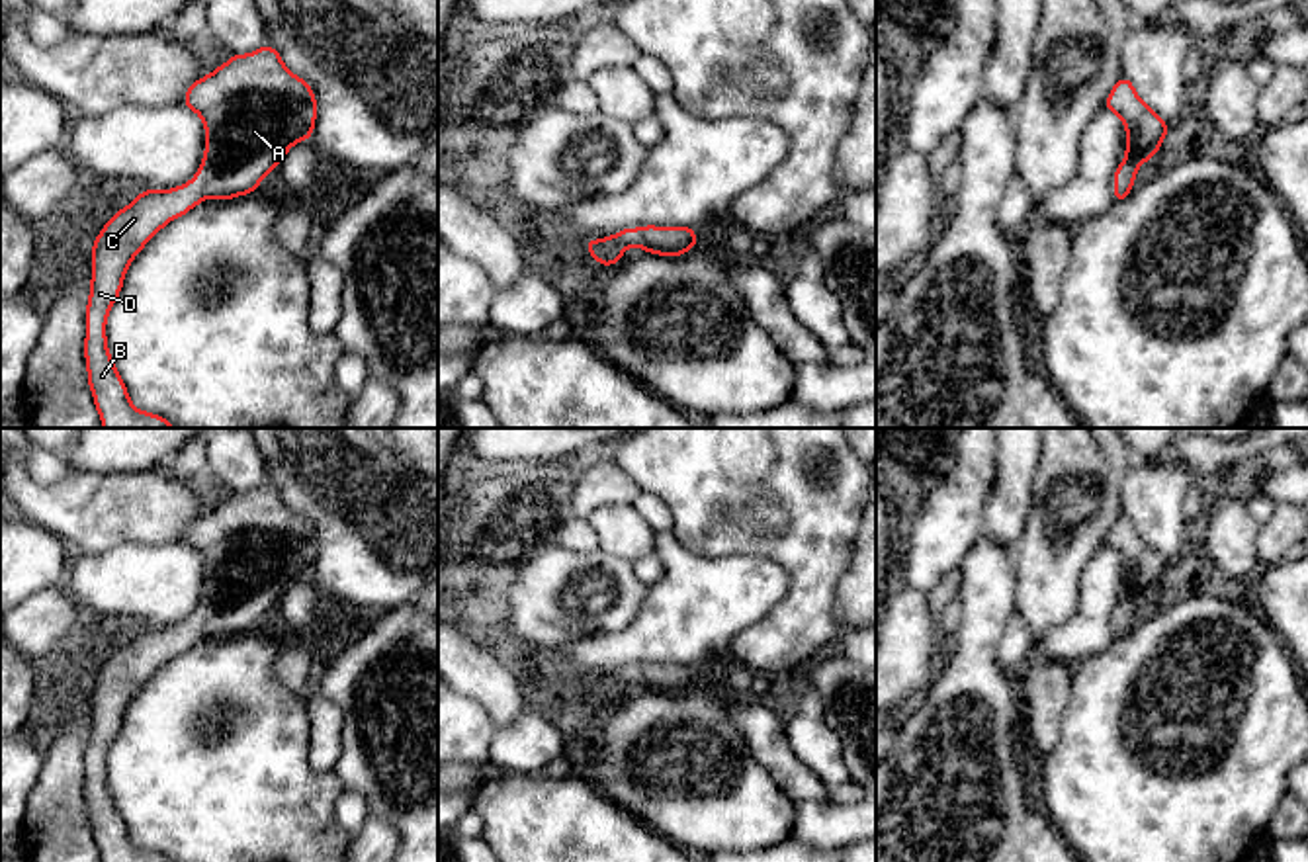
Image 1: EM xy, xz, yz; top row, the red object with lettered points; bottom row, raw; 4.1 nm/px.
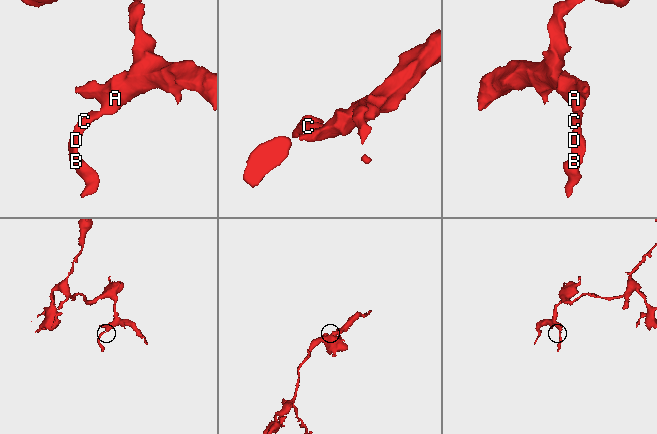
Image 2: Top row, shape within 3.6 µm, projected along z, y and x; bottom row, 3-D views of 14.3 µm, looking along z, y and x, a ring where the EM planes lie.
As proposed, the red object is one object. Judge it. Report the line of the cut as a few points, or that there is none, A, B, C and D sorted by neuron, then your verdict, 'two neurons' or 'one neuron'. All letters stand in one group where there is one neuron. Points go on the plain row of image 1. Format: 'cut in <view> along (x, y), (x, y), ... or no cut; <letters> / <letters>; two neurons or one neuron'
no cut; A B C D; one neuron

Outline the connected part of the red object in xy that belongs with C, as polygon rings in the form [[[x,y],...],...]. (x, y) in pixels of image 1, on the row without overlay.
[[[272,483],[233,493],[194,520],[182,541],[203,557],[207,573],[194,618],[164,629],[143,627],[106,661],[92,682],[84,794],[102,862],[170,862],[131,842],[108,790],[106,756],[131,698],[168,659],[207,633],[231,637],[252,631],[291,582],[313,575],[317,555],[311,524],[283,504]]]

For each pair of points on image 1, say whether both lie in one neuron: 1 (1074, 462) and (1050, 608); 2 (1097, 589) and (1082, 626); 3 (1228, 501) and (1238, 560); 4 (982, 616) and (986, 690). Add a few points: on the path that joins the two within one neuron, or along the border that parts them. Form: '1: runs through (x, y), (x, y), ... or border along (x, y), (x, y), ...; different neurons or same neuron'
1: runs through (1107, 485), (1093, 520), (1050, 567); same neuron
2: runs through (1097, 599), (1091, 616); same neuron
3: runs through (1228, 515), (1232, 546); same neuron
4: runs through (982, 634), (982, 673); same neuron

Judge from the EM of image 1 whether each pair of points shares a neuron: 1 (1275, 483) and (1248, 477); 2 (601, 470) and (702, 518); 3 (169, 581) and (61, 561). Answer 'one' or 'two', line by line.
1: one
2: two
3: one

